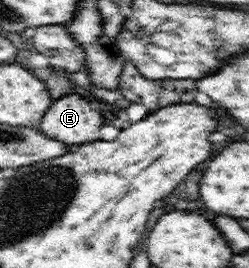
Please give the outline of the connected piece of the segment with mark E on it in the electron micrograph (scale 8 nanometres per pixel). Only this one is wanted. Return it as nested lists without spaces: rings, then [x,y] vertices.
[[[77,93],[54,100],[37,128],[51,139],[79,147],[101,139],[99,128],[103,124],[101,112],[91,108],[89,100]]]

